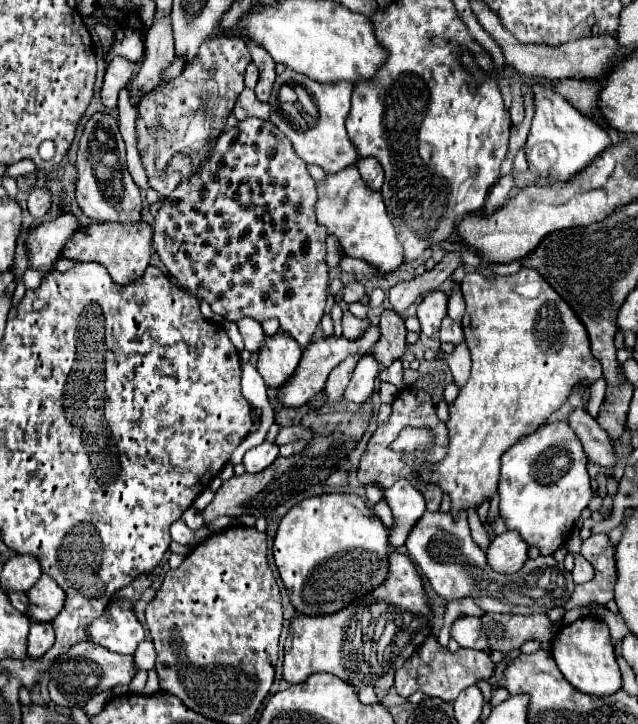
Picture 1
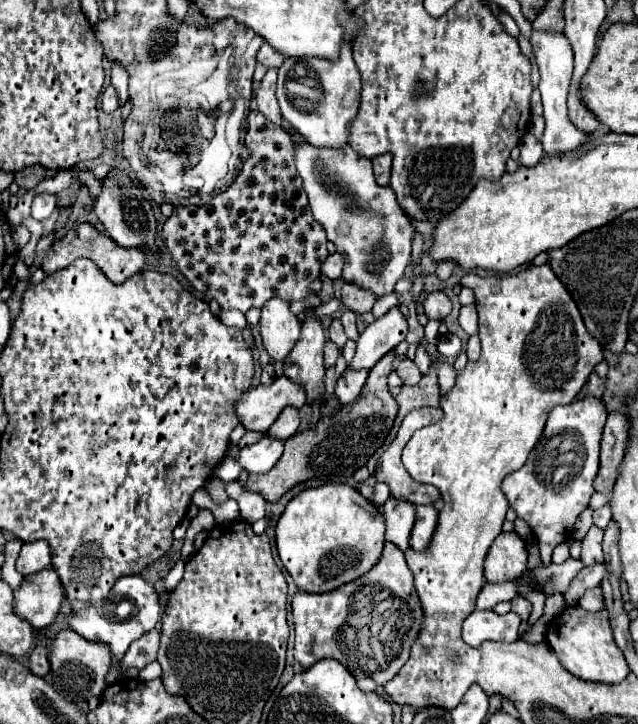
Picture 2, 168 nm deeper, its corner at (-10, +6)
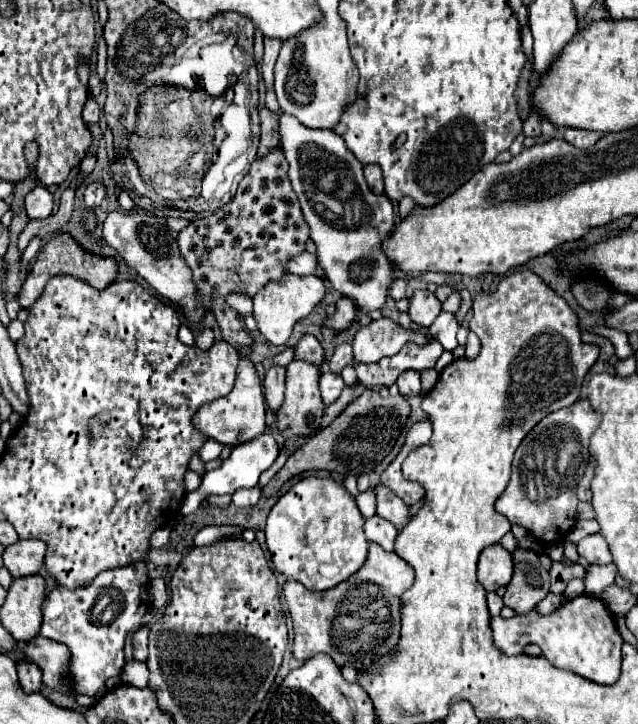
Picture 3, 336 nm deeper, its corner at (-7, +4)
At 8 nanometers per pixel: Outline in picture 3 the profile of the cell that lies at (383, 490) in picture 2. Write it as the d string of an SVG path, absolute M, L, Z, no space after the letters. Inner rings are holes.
M368 490L364 494L358 494L356 504L358 504L358 510L362 512L364 518L372 518L376 514L376 498L372 496L372 490Z

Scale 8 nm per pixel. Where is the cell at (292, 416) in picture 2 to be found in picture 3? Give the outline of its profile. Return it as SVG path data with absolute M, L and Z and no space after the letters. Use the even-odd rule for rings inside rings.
M270 366L266 370L264 394L266 394L266 402L272 408L272 412L280 406L280 400L284 400L284 378L286 378L284 366Z

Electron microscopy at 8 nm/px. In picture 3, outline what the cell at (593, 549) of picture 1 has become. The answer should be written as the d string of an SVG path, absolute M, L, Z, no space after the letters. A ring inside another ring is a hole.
M590 534L578 542L578 554L590 564L610 564L612 554L600 534Z

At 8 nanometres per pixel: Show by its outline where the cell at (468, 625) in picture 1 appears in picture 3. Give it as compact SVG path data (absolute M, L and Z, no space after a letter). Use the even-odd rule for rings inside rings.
M580 594L574 600L568 600L552 614L538 614L536 608L528 614L518 614L514 618L492 618L494 644L504 654L520 654L526 644L538 644L544 652L544 658L550 660L556 668L570 670L596 684L614 684L620 676L620 646L622 636L616 630L614 618L606 604L600 598Z

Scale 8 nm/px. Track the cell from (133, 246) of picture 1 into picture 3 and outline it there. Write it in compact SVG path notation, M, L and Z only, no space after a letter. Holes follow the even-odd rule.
M66 232L62 234L56 234L54 238L50 238L50 242L46 242L34 262L34 268L28 272L28 278L26 282L22 284L20 292L18 292L18 302L22 308L30 308L38 296L42 294L46 282L52 278L52 276L60 276L60 274L68 274L68 276L74 276L86 284L90 284L92 288L106 288L108 284L114 282L116 278L116 272L118 272L118 264L112 260L112 258L102 258L102 256L96 256L96 254L90 254L86 250L80 248L80 244Z

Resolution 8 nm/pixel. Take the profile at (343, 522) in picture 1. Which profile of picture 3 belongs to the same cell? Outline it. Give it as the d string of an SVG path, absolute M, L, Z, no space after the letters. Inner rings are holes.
M308 476L296 482L286 494L278 498L266 520L266 544L272 554L272 564L290 580L302 582L308 590L328 590L350 578L364 564L368 556L368 540L364 536L364 518L356 508L354 498L332 478Z

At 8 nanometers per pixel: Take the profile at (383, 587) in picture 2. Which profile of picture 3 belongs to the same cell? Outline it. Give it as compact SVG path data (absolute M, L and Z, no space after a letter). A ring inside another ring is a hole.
M370 544L368 558L356 574L330 590L312 592L300 582L288 580L284 596L294 622L294 658L308 660L324 652L338 666L344 666L356 664L364 656L390 654L400 636L400 596L412 586L412 580L412 568L396 554L384 552L378 544ZM336 622L342 628L336 628Z

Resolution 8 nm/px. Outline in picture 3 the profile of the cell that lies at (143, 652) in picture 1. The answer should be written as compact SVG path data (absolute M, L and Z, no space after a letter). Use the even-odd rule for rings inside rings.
M148 626L140 628L134 634L134 658L144 662L146 656L148 656Z

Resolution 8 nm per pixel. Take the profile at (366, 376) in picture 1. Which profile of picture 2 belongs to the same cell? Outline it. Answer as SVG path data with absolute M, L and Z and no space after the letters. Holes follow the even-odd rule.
M347 370L343 374L343 378L339 378L339 382L335 386L335 396L339 398L339 402L341 404L353 402L361 394L367 378L369 378L369 370L357 370L357 372Z

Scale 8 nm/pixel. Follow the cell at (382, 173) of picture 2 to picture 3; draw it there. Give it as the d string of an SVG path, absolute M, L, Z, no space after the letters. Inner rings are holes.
M366 164L364 166L364 176L366 176L366 182L370 186L370 190L374 194L384 194L384 182L382 182L382 170L378 164Z

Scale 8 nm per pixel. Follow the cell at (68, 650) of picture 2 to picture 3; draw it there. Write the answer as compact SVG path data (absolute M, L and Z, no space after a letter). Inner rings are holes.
M42 636L32 638L26 648L20 650L28 662L36 664L42 670L42 682L48 688L58 690L60 684L60 668L64 666L64 660L68 660L68 650L64 644L56 644L52 640L44 640Z

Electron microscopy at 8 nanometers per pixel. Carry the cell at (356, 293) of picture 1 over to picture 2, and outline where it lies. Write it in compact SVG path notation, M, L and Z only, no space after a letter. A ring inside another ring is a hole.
M345 282L341 288L341 302L353 312L369 312L375 304L375 294L371 290Z

